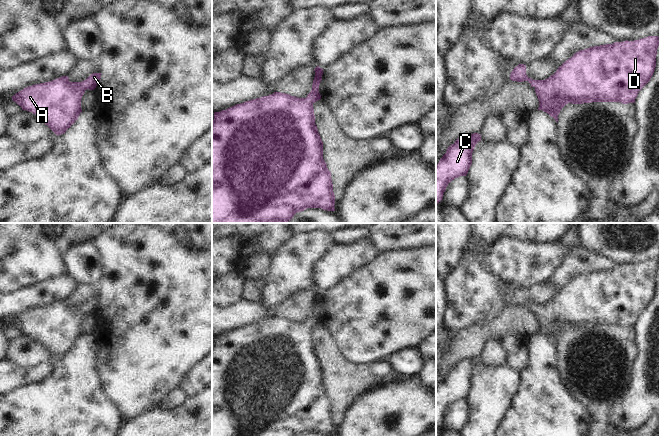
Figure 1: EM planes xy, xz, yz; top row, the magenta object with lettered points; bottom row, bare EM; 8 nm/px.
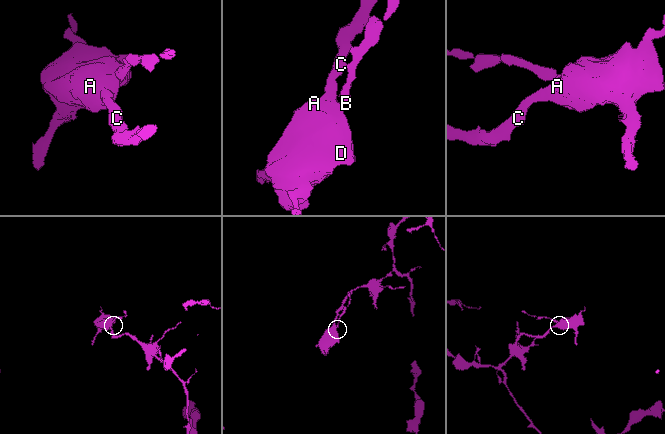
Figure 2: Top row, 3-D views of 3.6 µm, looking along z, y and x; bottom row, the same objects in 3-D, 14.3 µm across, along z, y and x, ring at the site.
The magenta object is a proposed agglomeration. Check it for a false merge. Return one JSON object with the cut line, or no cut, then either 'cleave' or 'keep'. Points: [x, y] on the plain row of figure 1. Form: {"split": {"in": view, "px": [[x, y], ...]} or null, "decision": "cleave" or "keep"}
{"split": null, "decision": "keep"}

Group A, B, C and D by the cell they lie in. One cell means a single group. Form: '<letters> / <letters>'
A B C D

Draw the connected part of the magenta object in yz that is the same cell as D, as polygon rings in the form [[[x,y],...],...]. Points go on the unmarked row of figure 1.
[[[658,260],[634,265],[615,266],[590,271],[576,276],[557,295],[545,304],[533,304],[526,299],[526,289],[519,288],[510,298],[510,304],[528,305],[535,312],[539,324],[538,334],[553,341],[556,346],[561,333],[568,327],[591,326],[635,327],[639,315],[650,305],[656,291]]]

